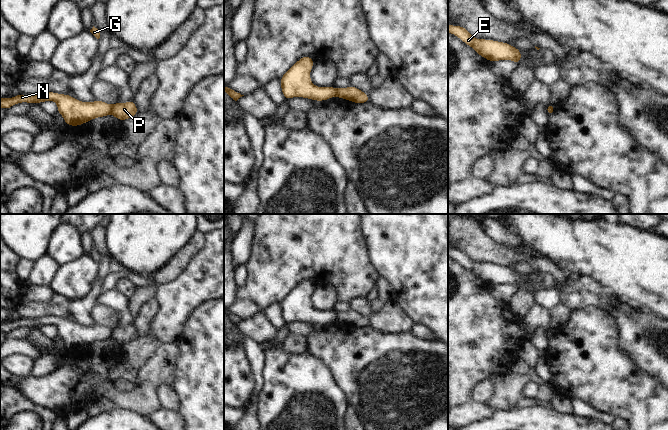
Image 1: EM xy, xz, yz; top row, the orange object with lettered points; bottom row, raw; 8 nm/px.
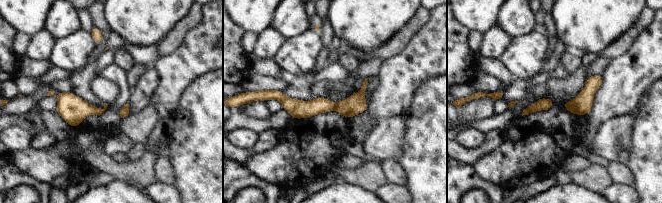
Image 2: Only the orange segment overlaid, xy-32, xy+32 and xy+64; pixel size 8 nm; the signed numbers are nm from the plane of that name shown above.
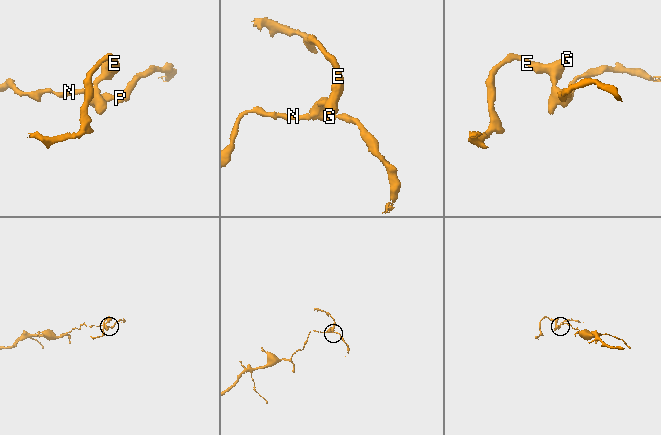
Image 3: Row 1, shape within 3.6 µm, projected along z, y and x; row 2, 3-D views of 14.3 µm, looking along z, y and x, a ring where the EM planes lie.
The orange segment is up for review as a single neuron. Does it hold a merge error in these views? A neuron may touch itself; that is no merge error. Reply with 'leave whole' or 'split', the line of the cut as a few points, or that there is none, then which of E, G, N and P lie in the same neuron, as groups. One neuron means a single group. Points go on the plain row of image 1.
split | xy (112, 329), (110, 337) | E G N / P

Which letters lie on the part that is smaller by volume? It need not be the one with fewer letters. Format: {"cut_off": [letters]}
{"cut_off": ["P"]}

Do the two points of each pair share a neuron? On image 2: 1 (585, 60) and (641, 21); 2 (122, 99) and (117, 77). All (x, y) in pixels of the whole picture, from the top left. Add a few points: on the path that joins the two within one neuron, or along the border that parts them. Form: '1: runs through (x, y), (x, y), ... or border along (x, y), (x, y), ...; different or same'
1: runs through (599, 53), (612, 51), (629, 35); same
2: runs through (122, 94), (121, 82); same

